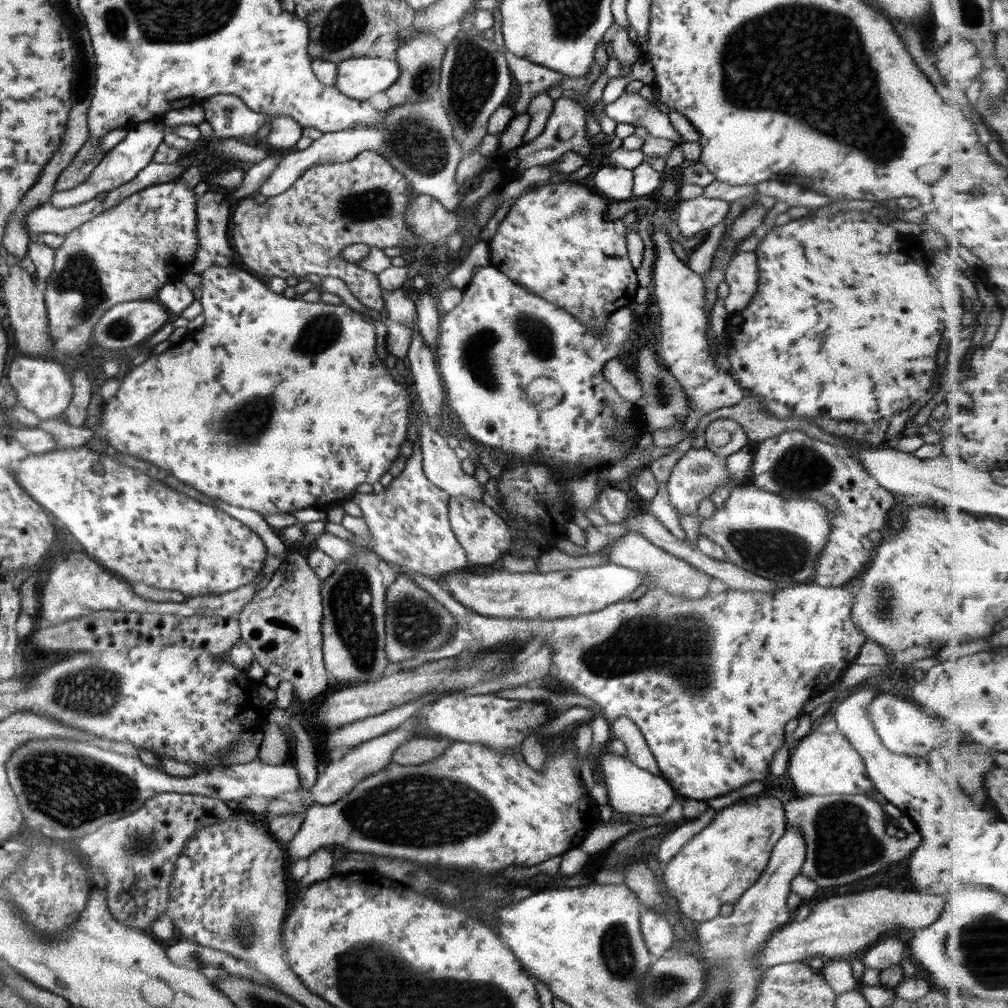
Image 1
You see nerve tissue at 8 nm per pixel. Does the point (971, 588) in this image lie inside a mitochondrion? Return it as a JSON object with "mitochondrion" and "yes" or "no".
{"mitochondrion":"no"}

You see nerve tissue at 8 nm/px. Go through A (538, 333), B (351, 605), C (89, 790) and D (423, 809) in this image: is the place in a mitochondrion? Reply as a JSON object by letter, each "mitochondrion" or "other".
{"A":"mitochondrion","B":"mitochondrion","C":"mitochondrion","D":"mitochondrion"}

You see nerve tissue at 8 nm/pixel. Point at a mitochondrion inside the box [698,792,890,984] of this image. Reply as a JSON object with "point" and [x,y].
{"point":[838,817]}

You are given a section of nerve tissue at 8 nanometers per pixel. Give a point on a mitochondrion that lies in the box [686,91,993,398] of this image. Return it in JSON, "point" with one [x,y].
{"point":[878,137]}

